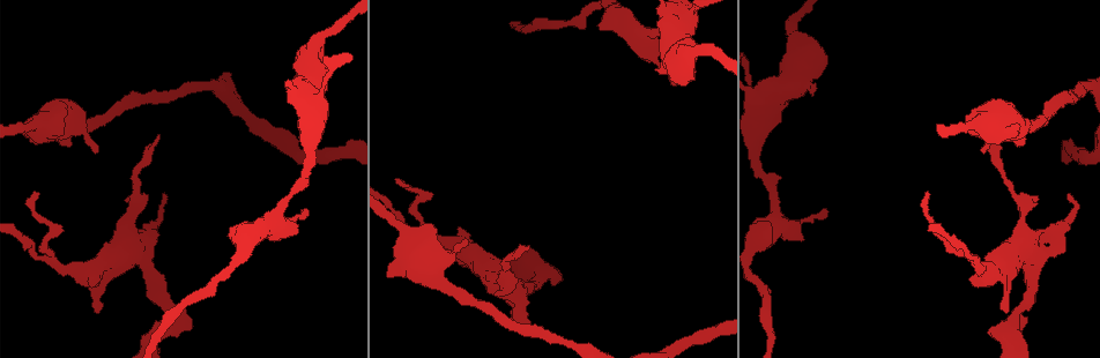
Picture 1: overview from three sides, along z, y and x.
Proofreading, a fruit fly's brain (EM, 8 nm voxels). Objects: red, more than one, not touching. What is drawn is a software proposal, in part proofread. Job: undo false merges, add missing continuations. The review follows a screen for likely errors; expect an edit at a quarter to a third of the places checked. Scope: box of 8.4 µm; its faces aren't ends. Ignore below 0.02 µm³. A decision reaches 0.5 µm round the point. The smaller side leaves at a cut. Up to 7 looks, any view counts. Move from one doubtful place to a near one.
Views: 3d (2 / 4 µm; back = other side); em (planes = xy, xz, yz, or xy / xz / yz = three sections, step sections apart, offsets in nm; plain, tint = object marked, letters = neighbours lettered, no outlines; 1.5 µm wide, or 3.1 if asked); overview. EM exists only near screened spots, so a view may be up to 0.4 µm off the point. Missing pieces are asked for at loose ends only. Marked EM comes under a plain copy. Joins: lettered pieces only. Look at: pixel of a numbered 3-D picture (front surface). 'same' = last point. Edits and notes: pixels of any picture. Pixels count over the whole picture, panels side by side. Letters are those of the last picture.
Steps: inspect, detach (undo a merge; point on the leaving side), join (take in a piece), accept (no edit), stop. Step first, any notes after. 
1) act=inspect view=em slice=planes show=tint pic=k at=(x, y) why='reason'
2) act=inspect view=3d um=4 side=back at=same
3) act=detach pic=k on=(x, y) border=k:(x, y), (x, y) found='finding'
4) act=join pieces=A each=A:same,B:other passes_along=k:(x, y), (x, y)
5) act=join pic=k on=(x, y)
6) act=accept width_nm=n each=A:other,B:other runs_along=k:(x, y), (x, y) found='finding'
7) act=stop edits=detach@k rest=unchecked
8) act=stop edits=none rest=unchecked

act=inspect view=em um=3.1 slice=yz step=8 show=tint pic=1 at=(660, 69) why='branch stops here'

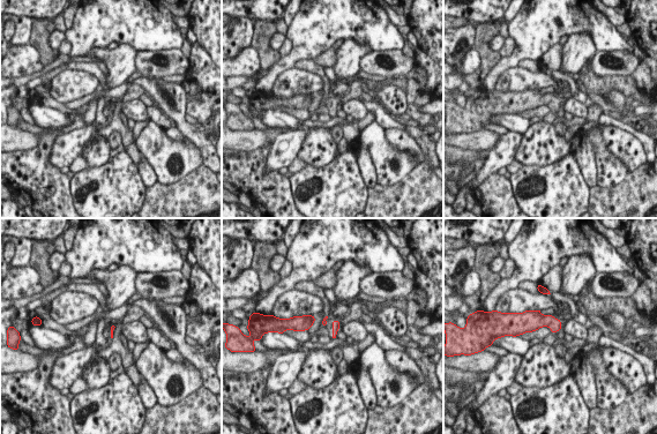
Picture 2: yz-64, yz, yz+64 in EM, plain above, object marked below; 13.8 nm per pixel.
act=inspect view=em um=3.1 slice=planes show=letters at=same

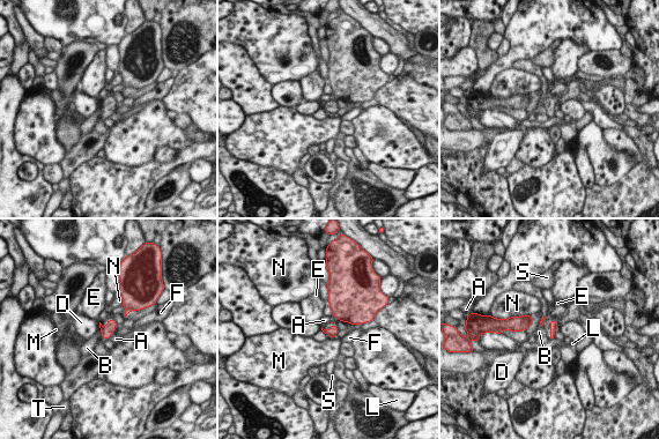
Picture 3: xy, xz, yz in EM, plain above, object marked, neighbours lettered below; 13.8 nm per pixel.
act=join pieces=T each=A:other,B:other,D:other,E:other,F:other,L:other,M:other,N:other,S:other,T:same passes_along=3:(333, 330), (328, 329), (327, 326) found='it goes on there'

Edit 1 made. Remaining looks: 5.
act=inspect view=overview

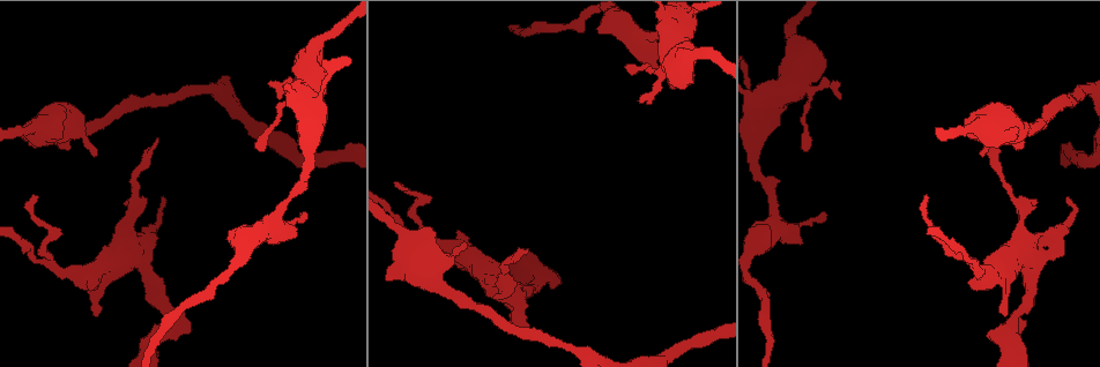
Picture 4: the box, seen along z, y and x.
act=inspect view=em slice=yz step=4 show=letters pic=4 at=(38, 197)

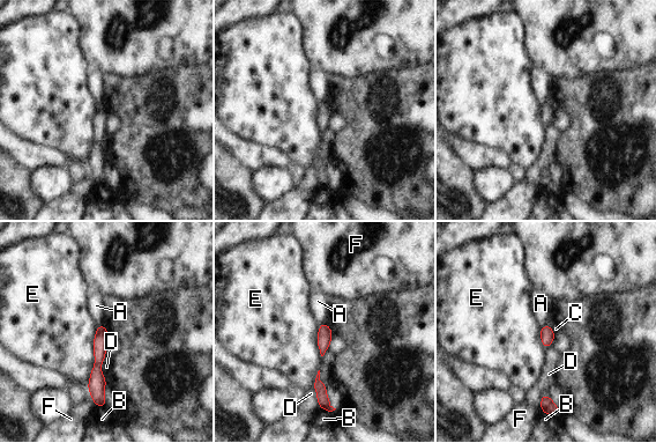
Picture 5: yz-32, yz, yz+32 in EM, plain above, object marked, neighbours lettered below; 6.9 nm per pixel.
act=accept each=A:other,B:other,C:other,D:other,E:other,F:other runs_along=5:(99, 327), (97, 394), (101, 399) found='none of them fits'

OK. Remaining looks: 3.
act=inspect view=em slice=planes show=letters pic=4 at=(96, 154) why='branch stops here'

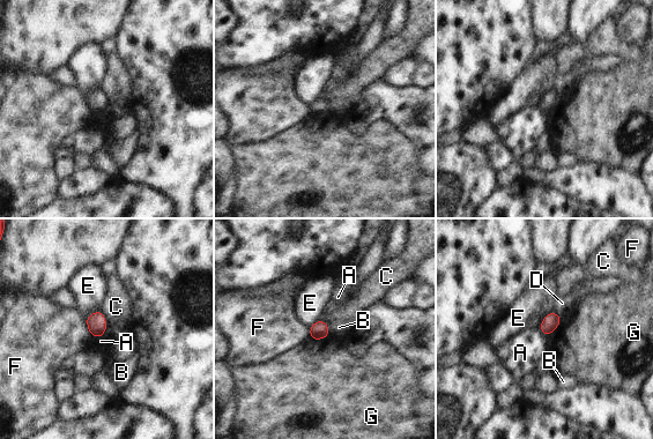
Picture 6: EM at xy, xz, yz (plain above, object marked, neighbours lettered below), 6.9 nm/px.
act=accept width_nm=110 each=A:other,B:other,C:other,D:other,E:other,F:other,G:other border=6:(327, 325), (329, 334) found='none of them fits'

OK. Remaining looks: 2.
act=stop edits=join@3 rest=unchecked

